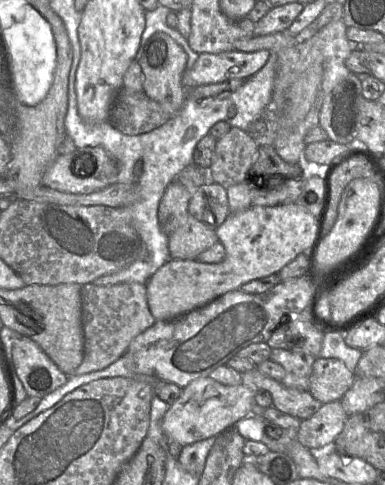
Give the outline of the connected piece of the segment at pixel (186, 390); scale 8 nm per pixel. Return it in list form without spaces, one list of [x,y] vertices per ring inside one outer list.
[[[210,377],[195,379],[182,389],[181,396],[170,405],[163,418],[162,429],[168,440],[176,441],[182,447],[218,436],[253,413],[255,391],[245,383],[229,386]]]

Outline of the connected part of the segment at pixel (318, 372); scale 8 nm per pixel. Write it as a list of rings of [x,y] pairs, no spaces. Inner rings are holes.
[[[317,357],[312,367],[309,392],[323,404],[340,401],[355,378],[355,373],[339,359]]]

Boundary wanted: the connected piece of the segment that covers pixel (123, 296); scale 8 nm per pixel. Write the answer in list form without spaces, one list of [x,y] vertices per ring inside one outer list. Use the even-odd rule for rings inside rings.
[[[136,282],[108,286],[94,283],[82,285],[81,308],[84,357],[73,372],[74,375],[87,374],[110,366],[126,353],[136,336],[156,322],[148,307],[146,286]]]

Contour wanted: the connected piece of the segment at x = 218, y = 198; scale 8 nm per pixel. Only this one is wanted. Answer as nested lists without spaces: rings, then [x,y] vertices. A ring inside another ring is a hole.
[[[212,182],[190,191],[189,215],[213,228],[226,220],[230,214],[226,188]]]

